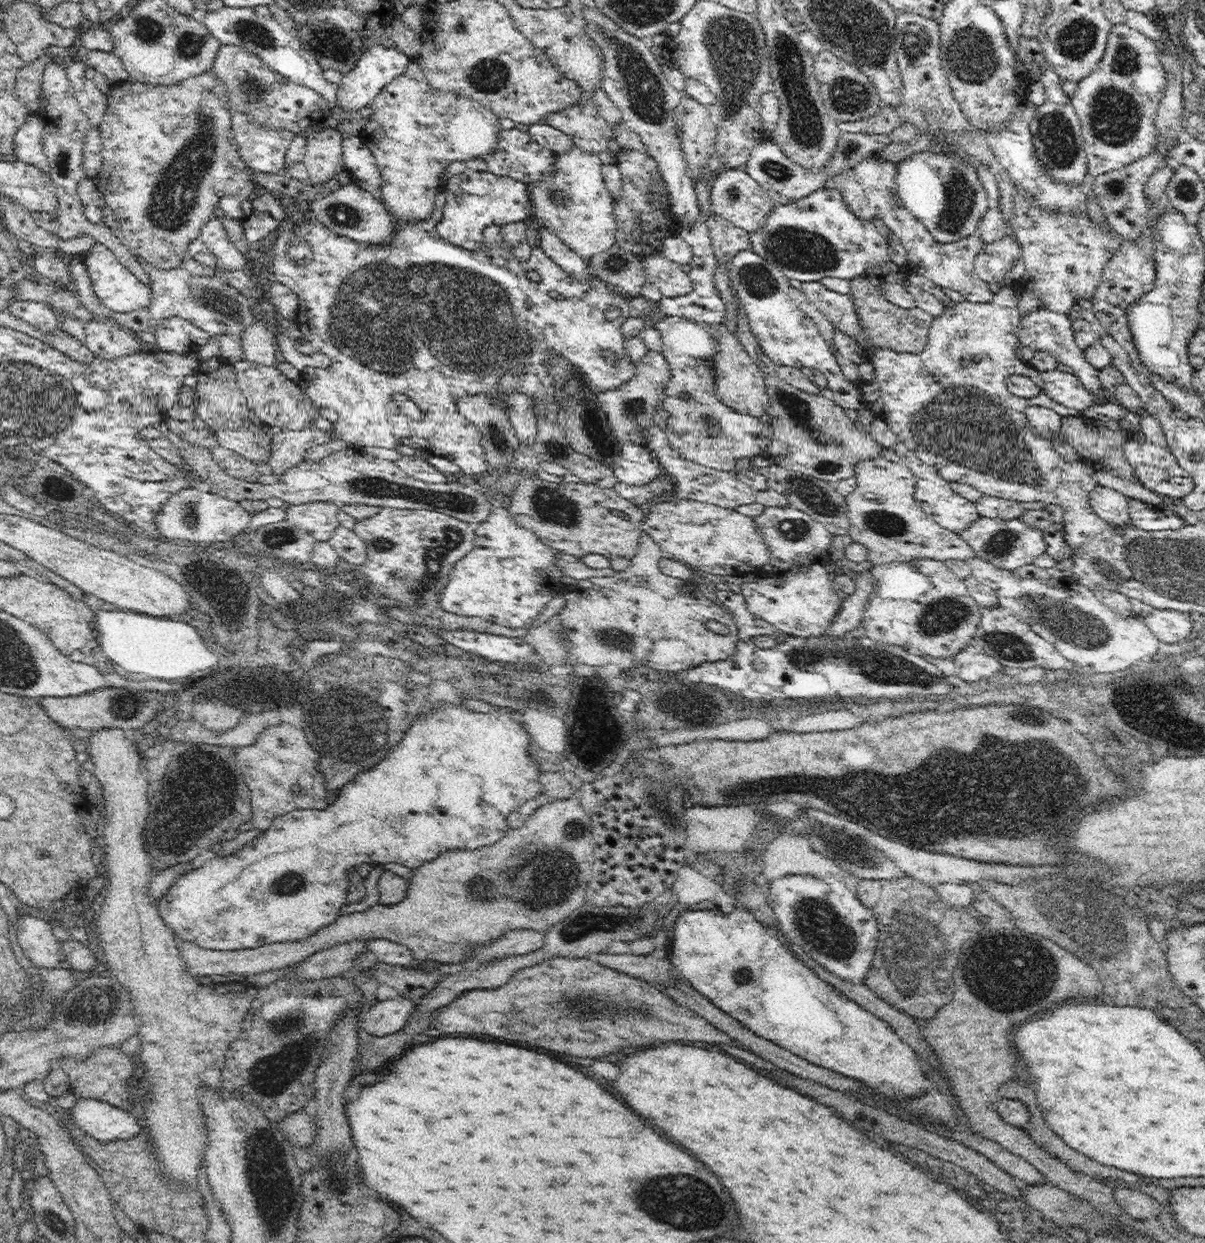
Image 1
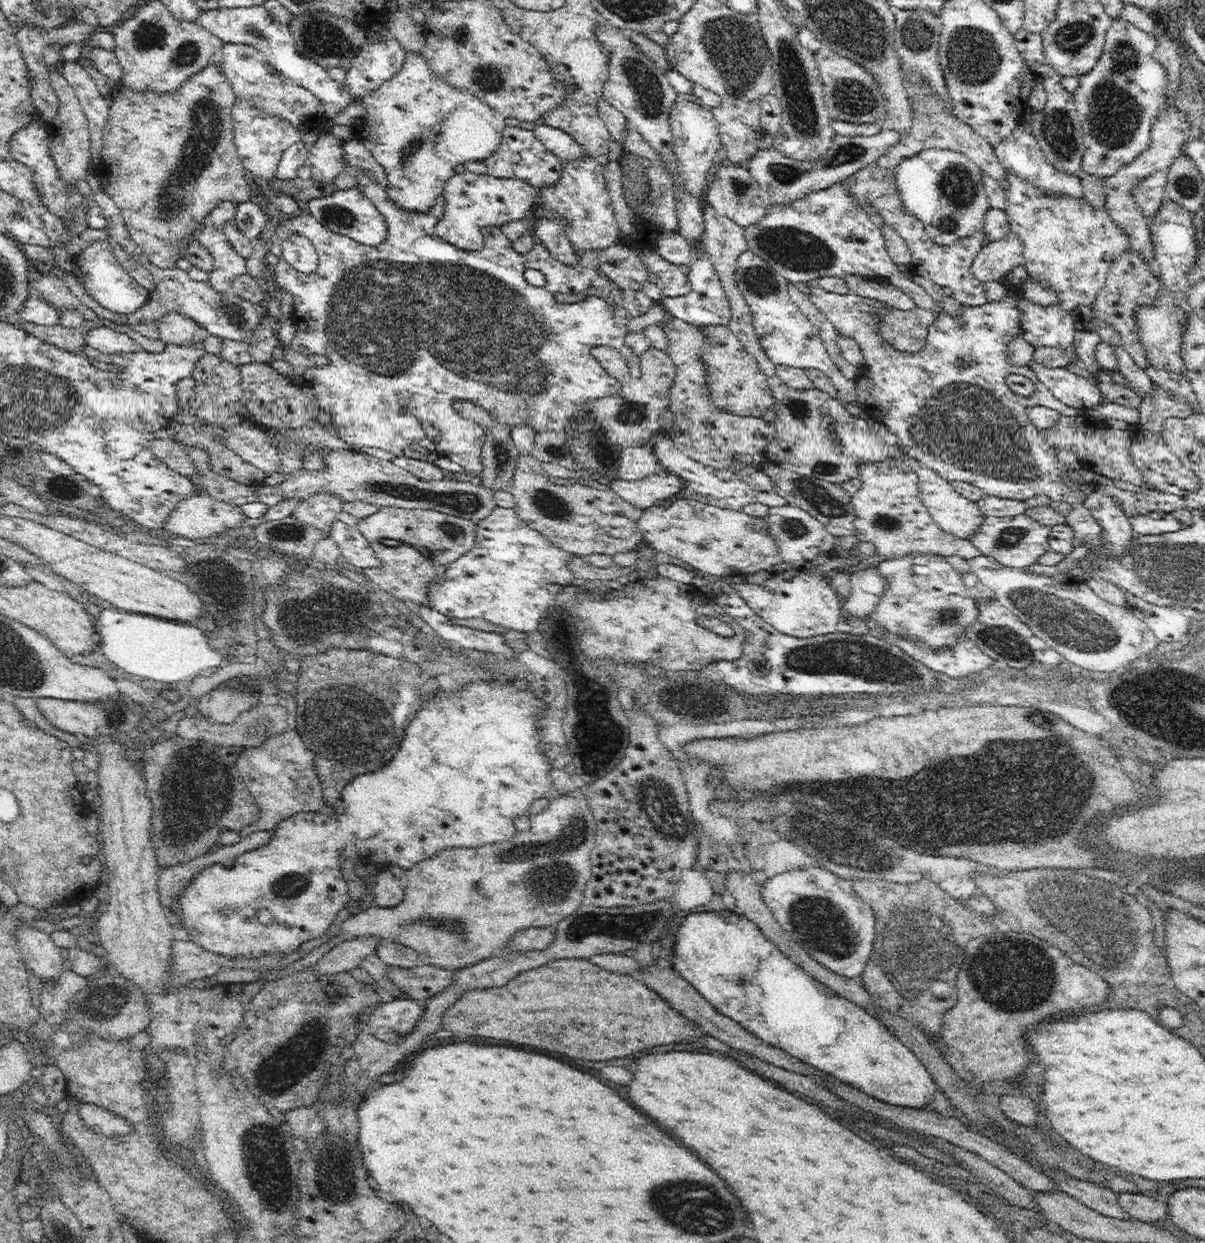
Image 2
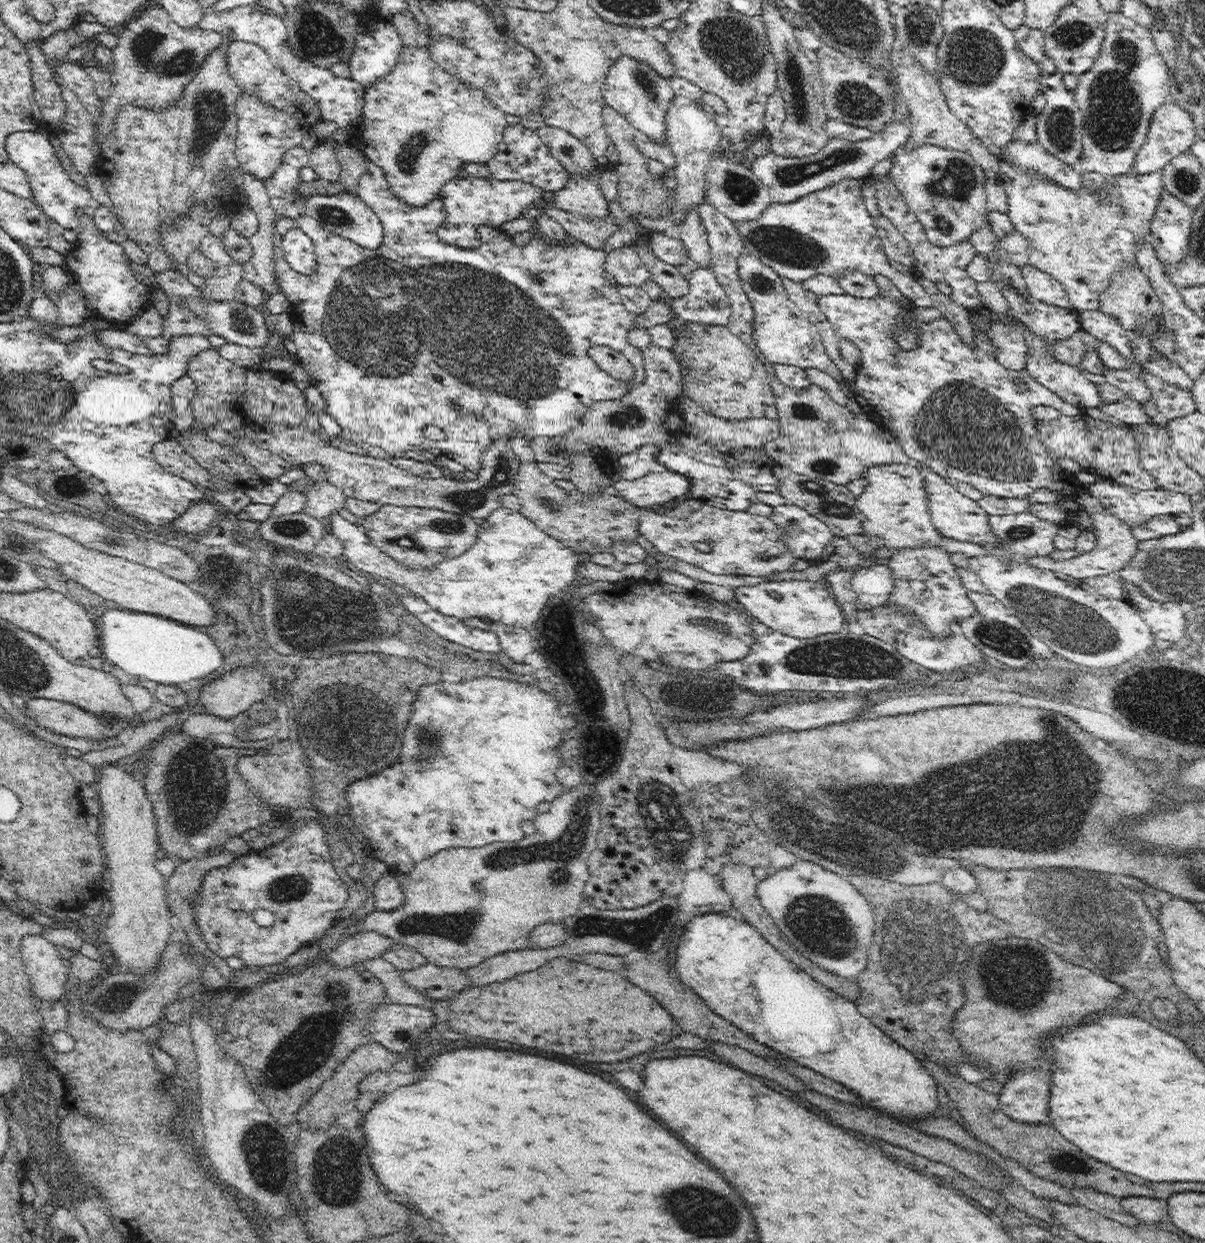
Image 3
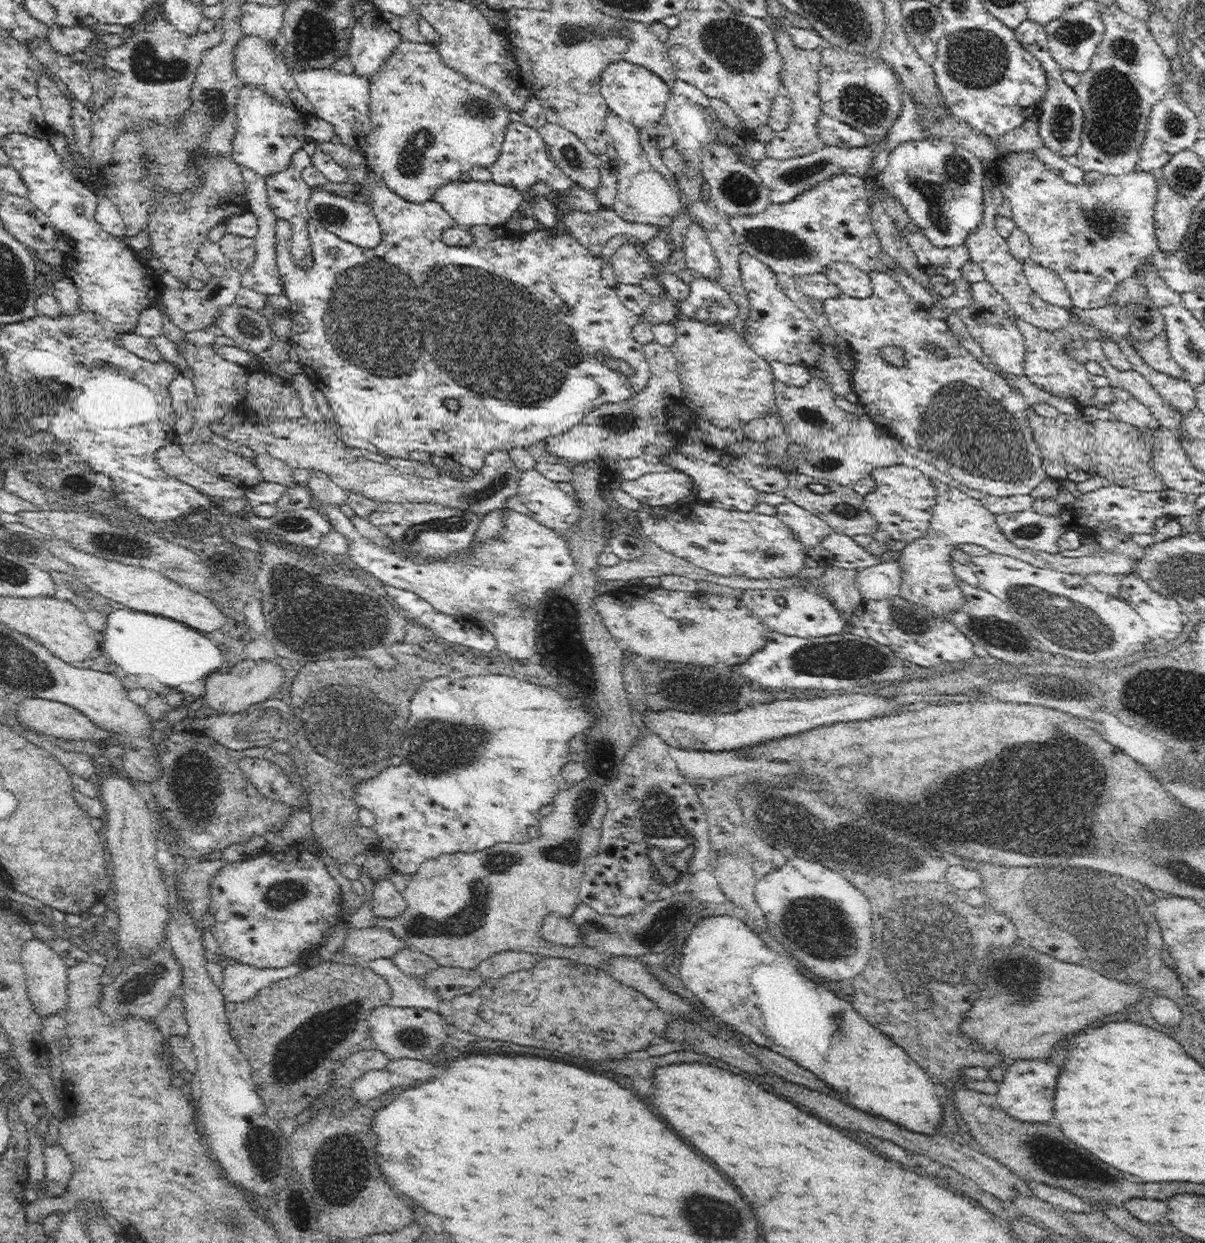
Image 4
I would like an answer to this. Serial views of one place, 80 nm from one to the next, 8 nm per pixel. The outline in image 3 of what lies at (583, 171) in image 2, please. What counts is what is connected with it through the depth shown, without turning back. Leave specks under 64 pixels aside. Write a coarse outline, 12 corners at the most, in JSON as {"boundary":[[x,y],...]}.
{"boundary":[[571,176],[554,192],[555,206],[586,216],[604,216],[611,206],[594,182]]}

